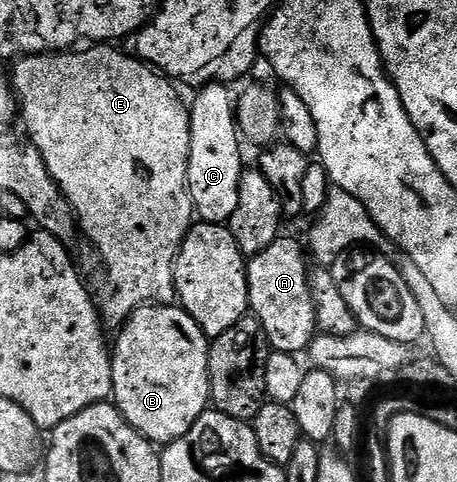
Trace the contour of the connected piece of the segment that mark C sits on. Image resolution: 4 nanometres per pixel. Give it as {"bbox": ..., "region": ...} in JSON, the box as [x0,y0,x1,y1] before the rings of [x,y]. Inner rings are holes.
{"bbox":[189,84,243,225],"region":[[[208,84],[191,101],[189,118],[191,119],[191,151],[189,152],[189,194],[193,200],[196,216],[210,225],[225,225],[235,215],[235,206],[239,204],[239,183],[243,172],[241,165],[241,143],[237,128],[238,114],[233,114],[233,97],[228,84]]]}

